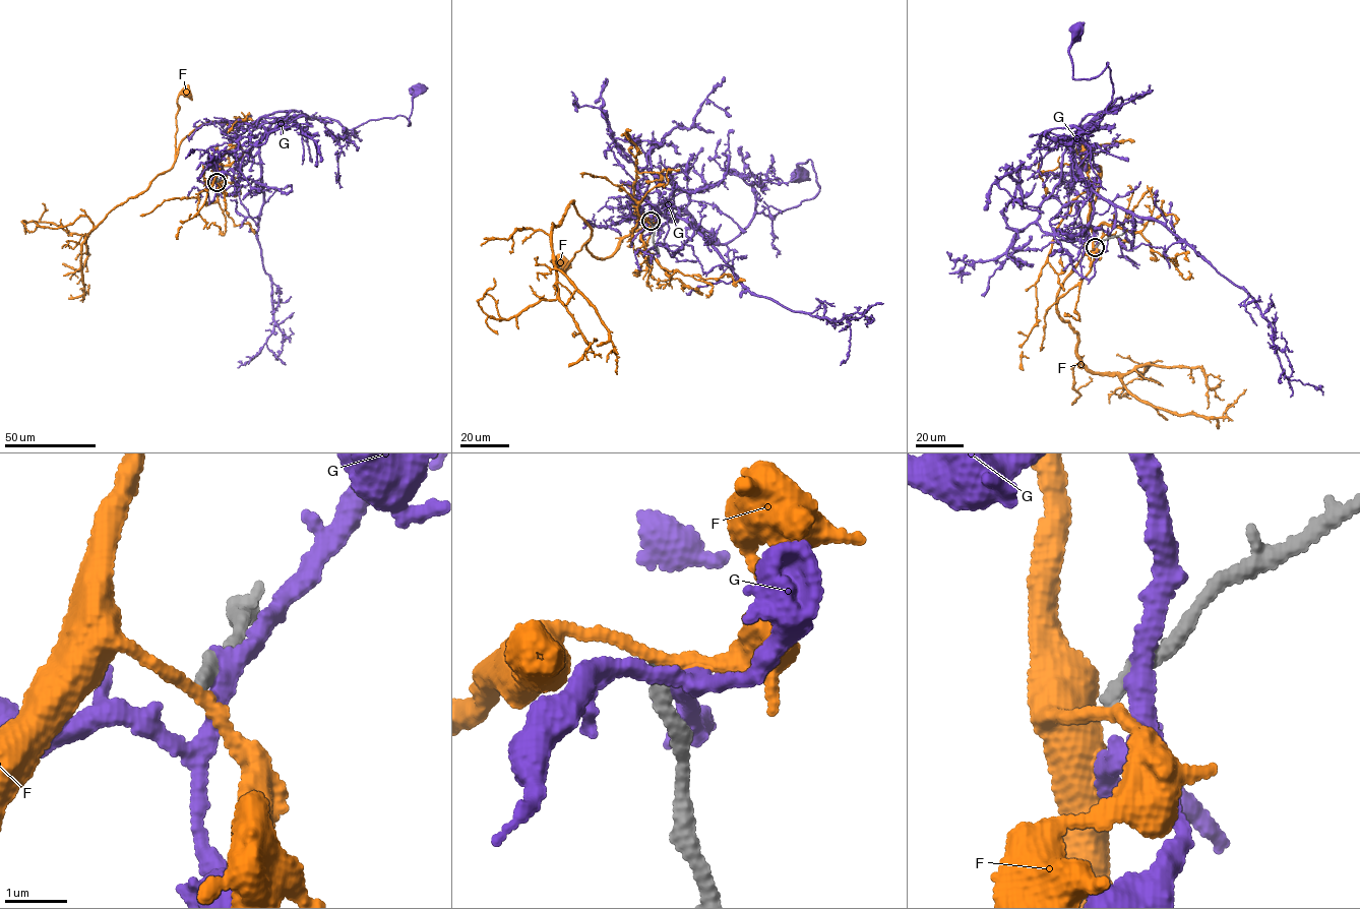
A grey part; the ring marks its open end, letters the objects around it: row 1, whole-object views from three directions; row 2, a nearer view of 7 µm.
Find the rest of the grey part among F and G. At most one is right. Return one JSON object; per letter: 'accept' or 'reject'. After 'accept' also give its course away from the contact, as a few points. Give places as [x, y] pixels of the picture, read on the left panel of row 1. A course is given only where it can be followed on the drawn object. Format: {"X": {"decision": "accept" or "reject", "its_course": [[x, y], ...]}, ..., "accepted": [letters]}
{"F": {"decision": "reject"}, "G": {"decision": "reject"}, "accepted": []}

